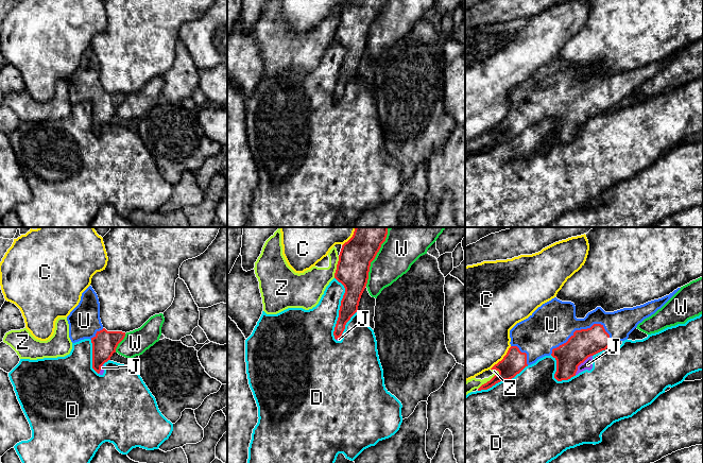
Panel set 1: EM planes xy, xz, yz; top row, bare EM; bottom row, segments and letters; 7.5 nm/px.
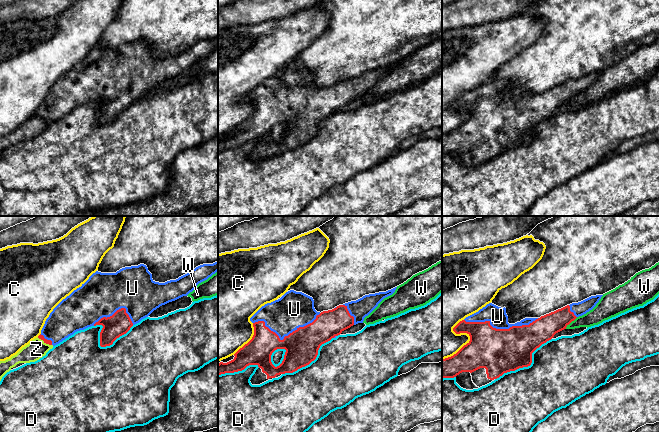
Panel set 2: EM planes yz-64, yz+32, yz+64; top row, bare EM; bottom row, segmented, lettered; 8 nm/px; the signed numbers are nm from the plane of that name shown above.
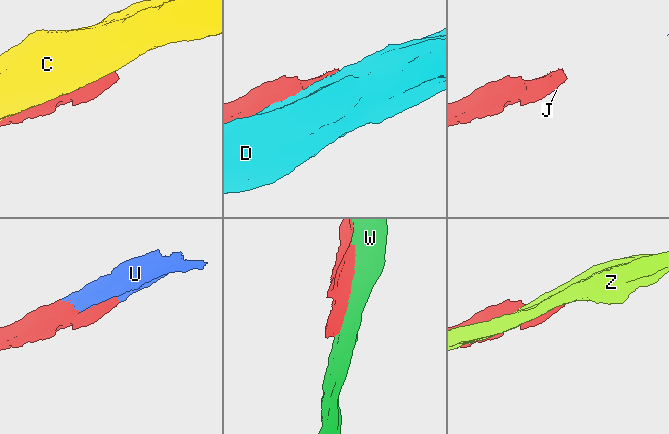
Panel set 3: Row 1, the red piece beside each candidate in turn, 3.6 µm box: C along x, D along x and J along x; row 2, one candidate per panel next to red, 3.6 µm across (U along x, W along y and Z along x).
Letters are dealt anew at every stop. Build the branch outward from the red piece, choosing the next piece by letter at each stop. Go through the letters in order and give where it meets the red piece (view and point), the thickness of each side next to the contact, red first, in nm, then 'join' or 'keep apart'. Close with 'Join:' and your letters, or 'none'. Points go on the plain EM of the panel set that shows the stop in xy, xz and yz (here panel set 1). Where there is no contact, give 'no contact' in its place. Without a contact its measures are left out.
C: yz (502, 121) | 170/480 nm | keep apart
D: xz (340, 71) | 190/300 nm | keep apart
J: yz (581, 124) | 220/80 nm | keep apart
U: yz (579, 92) | 220/320 nm | join
W: xz (371, 23) | 240/280 nm | keep apart
Z: yz (490, 142) | 170/90 nm | keep apart
Join: U

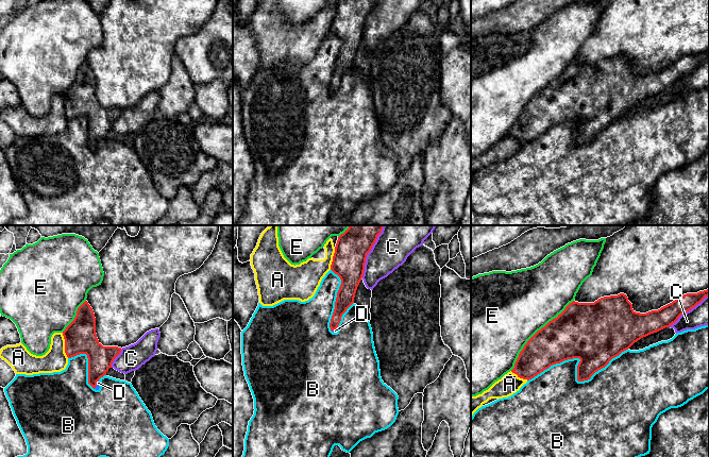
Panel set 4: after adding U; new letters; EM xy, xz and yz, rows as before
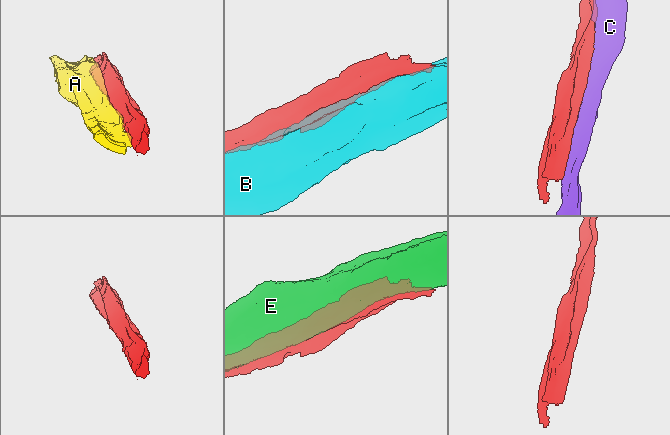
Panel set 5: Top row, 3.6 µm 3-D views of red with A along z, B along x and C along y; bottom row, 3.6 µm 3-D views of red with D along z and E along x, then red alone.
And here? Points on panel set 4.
A: xy (65, 107) | 240/180 nm | keep apart
B: yz (577, 130) | 380/380 nm | keep apart
C: yz (688, 72) | 160/190 nm | keep apart
D: xy (96, 146) | 190/30 nm | keep apart
E: yz (536, 95) | 340/500 nm | keep apart
Join: none

